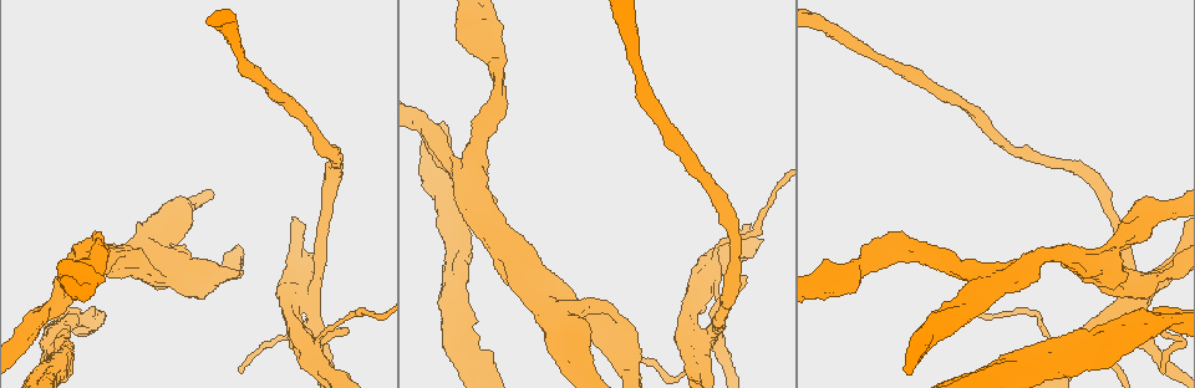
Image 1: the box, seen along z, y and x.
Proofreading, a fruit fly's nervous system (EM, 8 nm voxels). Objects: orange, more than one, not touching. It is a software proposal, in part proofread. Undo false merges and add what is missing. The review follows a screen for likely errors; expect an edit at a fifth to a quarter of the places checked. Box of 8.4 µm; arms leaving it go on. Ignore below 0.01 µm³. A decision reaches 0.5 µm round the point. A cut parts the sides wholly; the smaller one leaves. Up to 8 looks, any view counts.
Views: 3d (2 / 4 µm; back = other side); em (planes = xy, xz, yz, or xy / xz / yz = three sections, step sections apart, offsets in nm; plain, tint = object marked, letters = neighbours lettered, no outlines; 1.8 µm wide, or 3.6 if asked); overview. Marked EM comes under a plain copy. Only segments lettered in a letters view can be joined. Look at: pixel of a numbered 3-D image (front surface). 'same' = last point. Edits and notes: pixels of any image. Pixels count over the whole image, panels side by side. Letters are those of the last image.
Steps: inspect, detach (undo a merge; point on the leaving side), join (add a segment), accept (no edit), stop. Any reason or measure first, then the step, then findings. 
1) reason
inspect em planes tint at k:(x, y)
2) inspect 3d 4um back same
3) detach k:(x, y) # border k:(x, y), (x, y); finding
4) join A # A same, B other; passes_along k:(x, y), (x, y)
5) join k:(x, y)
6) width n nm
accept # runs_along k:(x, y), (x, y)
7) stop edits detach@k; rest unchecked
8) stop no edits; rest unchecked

sudden change in width
inspect 3d 2um back at 1:(586, 316)

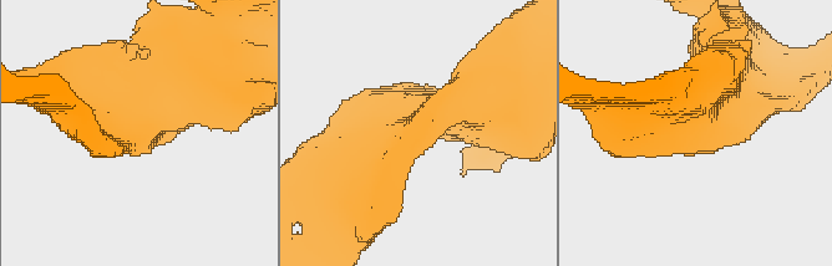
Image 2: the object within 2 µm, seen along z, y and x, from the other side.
shape alone is not enough
inspect em xy step 16 tint at 2:(420, 125)

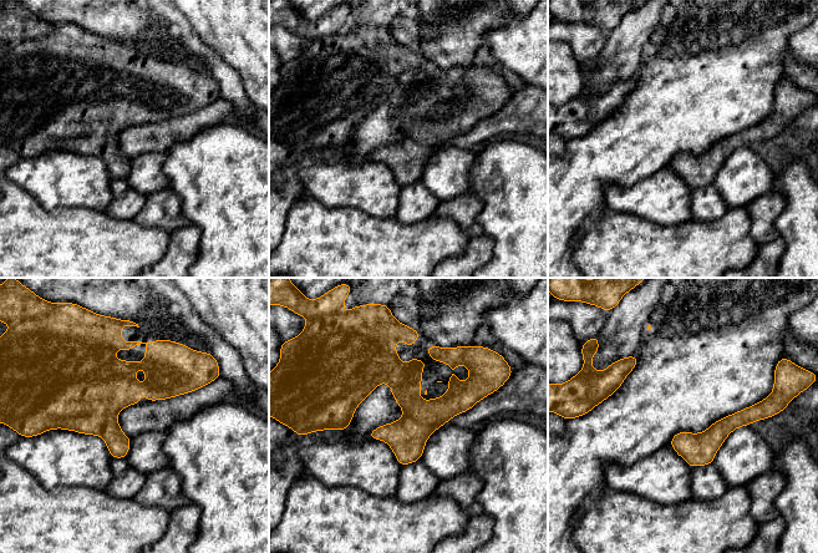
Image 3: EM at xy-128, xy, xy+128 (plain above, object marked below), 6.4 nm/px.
inspect em planes letters same

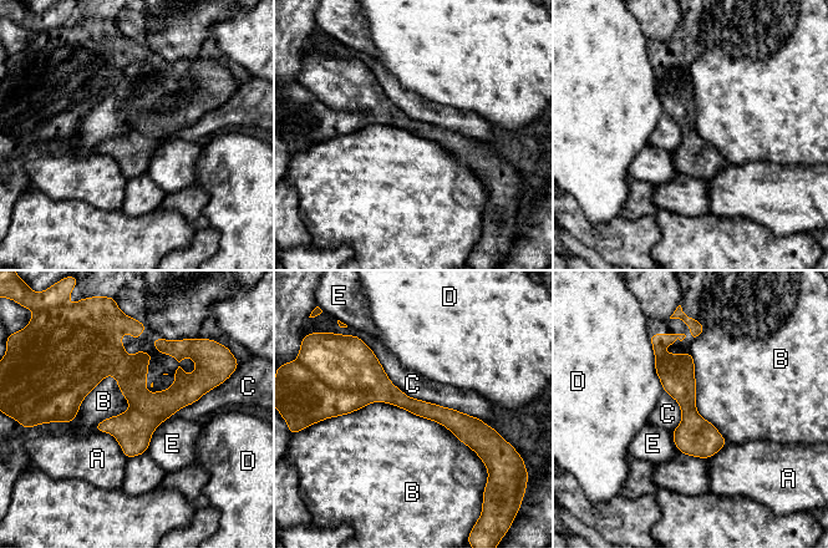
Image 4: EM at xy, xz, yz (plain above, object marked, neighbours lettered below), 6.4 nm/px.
width 110 nm; longest_contact B 1050 nm
accept # A other, B other, C other, D other, E other; one cell here

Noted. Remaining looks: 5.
thick end
inspect em xy step 8 letters at 1:(466, 274)

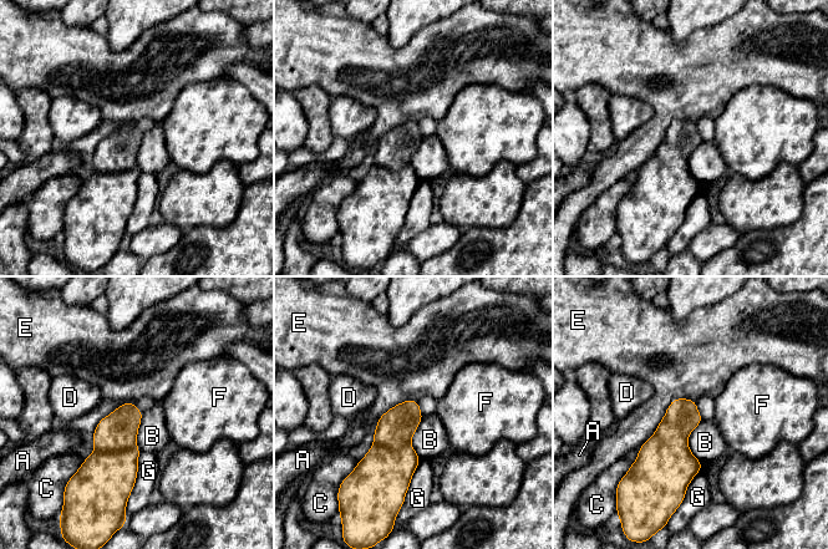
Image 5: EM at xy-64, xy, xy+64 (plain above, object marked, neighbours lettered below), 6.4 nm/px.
inspect em xz step 4 letters same

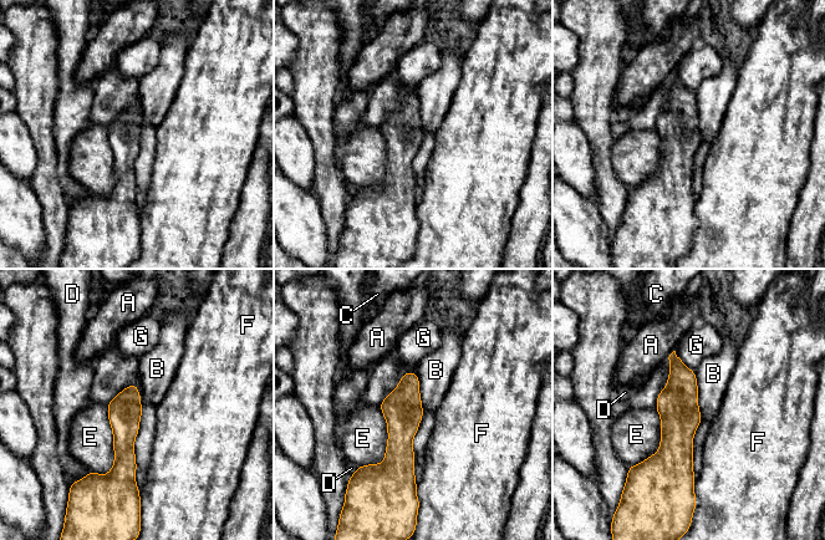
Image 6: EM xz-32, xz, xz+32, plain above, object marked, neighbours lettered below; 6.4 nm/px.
accept # A other, B other, C other, D other, E other, F other, G other; runs_along 6:(672, 357), (678, 470), (687, 483); no lettered segment goes on from it

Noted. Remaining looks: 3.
two arms in line, one across
inspect 3d 4um back at 1:(1013, 273)

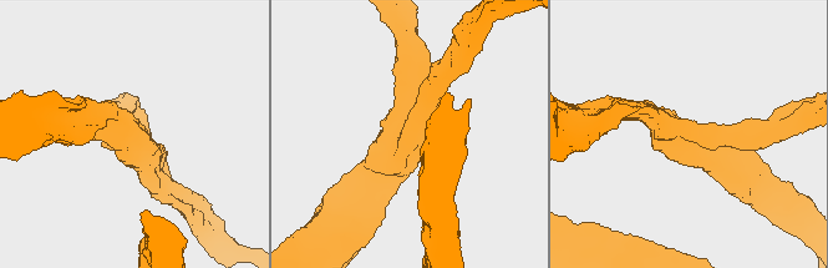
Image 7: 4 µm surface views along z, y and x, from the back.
inspect em yz step 4 tint at 7:(121, 137)

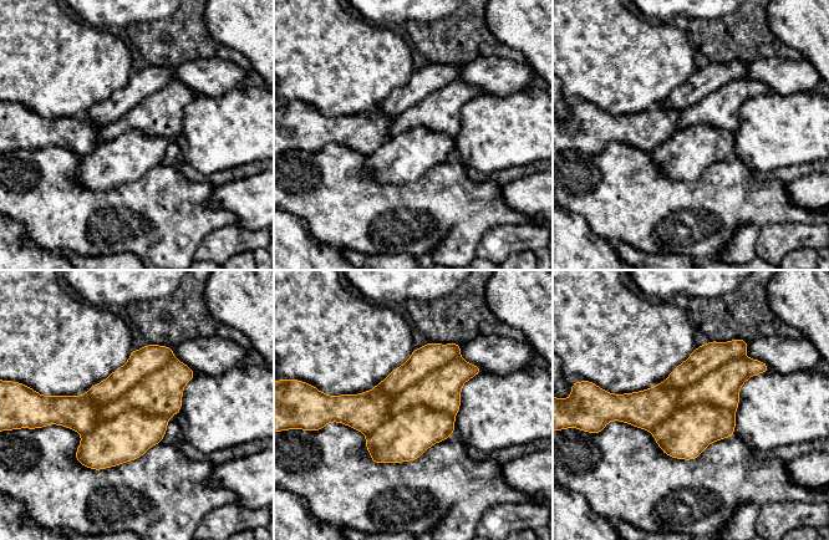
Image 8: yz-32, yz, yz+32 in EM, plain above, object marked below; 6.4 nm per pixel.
inspect em planes letters same

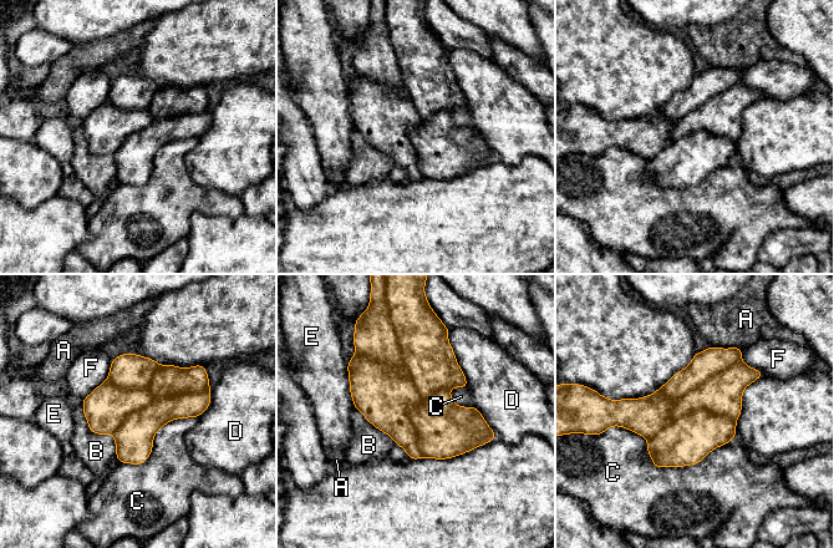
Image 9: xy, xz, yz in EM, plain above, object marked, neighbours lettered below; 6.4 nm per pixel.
arms 3
detach 9:(131, 371) # A other, B other, C other, D other, E other, F other; border 9:(107, 379), (154, 399), (209, 389); two cells meet here

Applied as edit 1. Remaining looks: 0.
stop edits detach@9; rest unchecked

